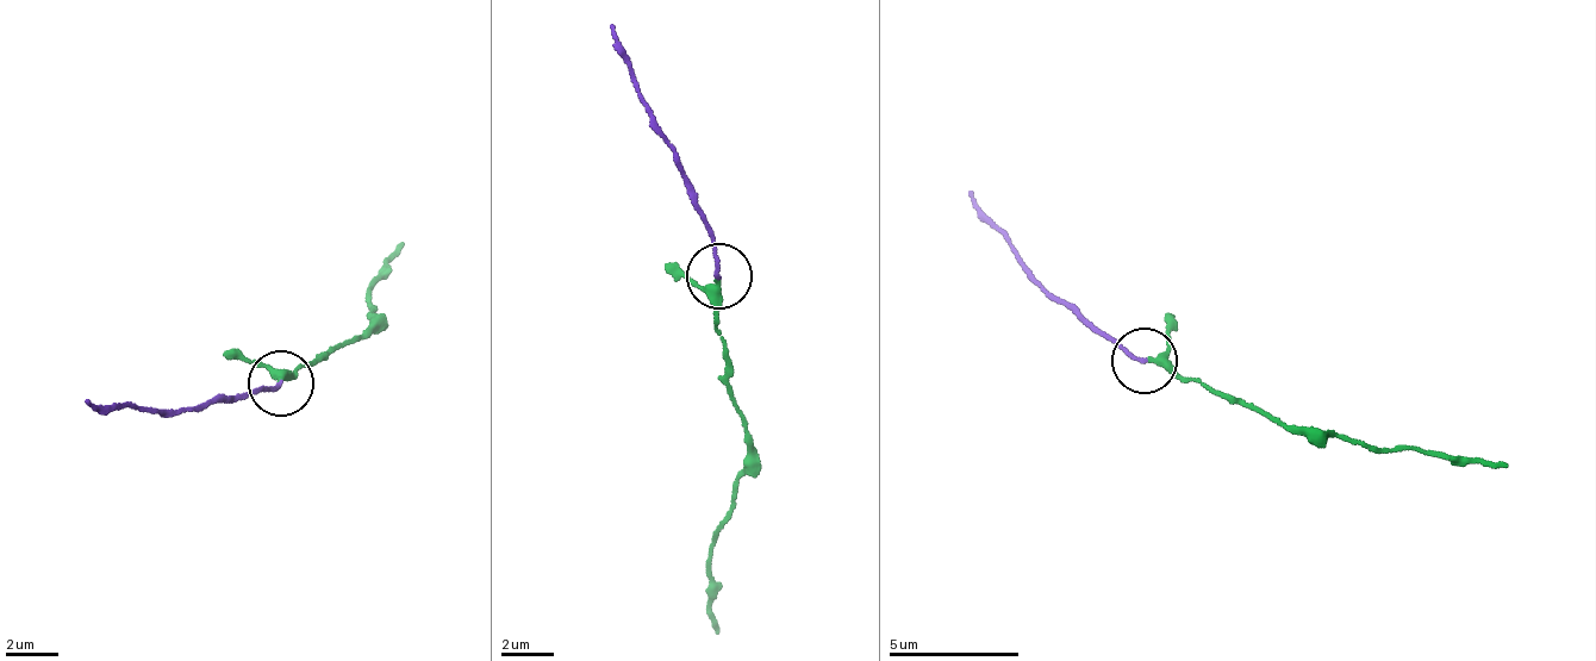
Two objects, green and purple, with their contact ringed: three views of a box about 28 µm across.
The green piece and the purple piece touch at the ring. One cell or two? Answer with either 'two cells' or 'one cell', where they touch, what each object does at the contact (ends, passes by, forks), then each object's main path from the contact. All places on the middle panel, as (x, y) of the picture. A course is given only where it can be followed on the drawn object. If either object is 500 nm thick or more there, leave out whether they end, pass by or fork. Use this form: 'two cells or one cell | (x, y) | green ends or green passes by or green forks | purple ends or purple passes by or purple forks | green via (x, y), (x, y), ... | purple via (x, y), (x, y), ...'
one cell | (718, 276) | green passes by | purple ends | green via (717, 279), (724, 380), (747, 432), (747, 472), (708, 554), (716, 630) | purple via (717, 279), (680, 157), (610, 25)

